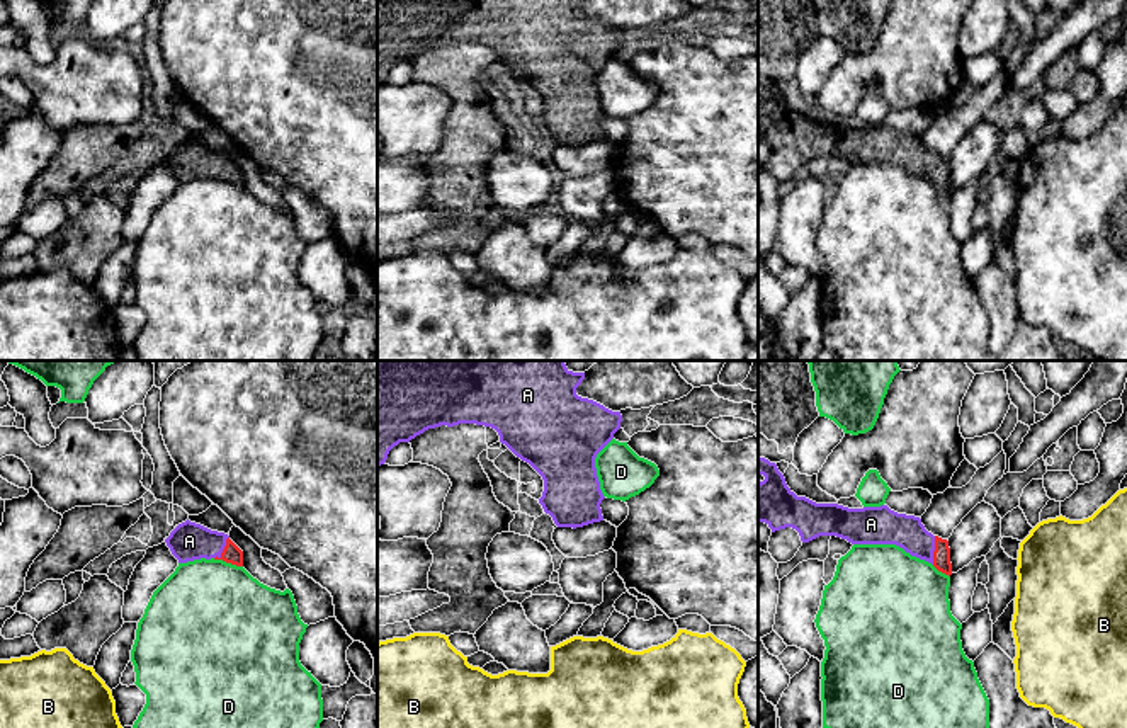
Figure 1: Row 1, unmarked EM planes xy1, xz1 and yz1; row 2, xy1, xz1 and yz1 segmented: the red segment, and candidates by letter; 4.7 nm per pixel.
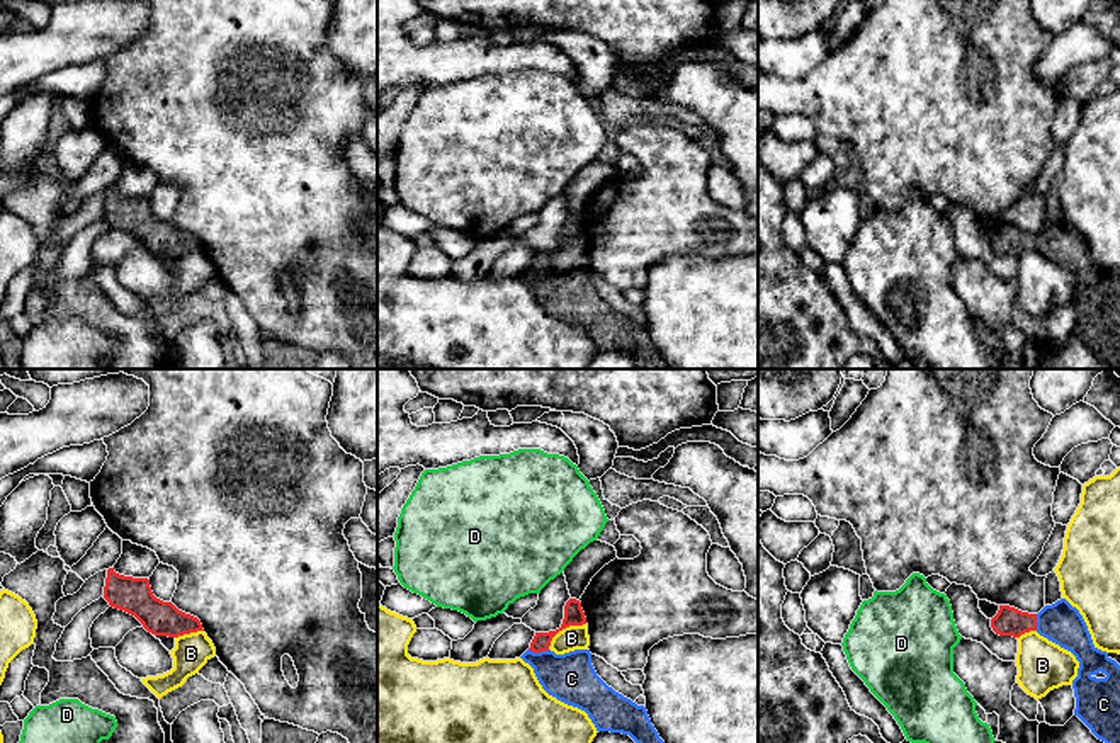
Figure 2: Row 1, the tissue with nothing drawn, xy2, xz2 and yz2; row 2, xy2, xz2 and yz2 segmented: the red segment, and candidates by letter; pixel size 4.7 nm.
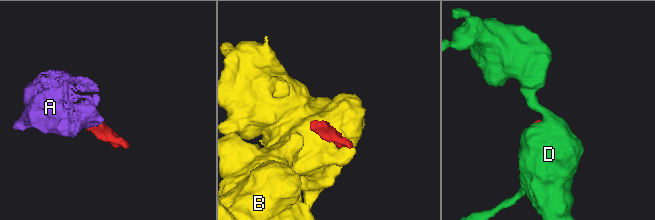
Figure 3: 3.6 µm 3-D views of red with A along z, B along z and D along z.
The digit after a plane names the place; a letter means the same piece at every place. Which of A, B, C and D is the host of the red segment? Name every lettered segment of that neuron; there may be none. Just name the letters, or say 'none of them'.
A, C

